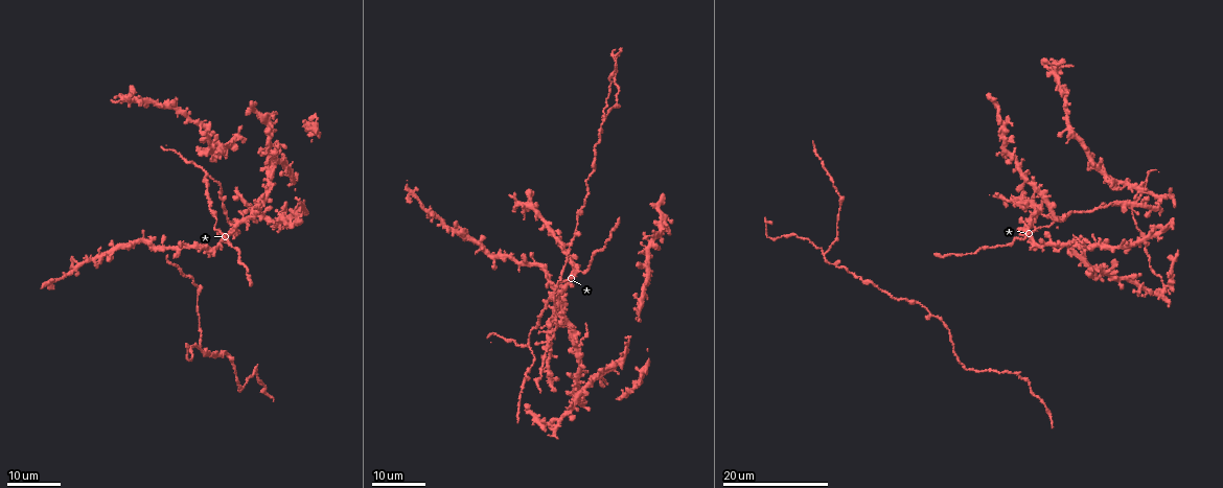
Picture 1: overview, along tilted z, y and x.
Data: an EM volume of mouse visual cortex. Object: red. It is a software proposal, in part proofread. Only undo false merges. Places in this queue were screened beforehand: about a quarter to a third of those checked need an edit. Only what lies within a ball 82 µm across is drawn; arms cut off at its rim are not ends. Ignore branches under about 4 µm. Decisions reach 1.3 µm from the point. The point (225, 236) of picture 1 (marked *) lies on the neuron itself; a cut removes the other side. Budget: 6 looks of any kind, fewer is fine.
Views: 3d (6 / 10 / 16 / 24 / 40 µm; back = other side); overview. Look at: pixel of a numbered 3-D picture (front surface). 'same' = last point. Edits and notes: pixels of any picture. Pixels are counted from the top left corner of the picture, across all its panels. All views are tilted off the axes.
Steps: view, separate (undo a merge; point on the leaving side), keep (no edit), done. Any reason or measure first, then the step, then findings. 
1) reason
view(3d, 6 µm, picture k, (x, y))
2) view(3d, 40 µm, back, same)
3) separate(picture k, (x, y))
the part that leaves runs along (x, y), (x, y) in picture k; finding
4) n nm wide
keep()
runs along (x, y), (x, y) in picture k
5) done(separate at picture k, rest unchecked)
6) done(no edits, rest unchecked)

three arms meet
view(3d, 24 µm, picture 1, (826, 252))

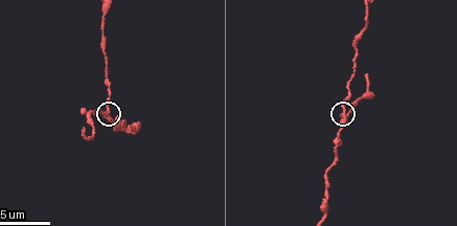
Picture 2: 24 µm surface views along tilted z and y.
closer look
view(3d, 10 µm, picture 2, (109, 119))

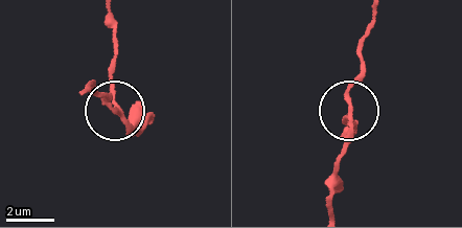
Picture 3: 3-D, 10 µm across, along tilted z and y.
3 arms
separate(picture 3, (111, 84))
the part that leaves runs along (119, 112), (111, 15) in picture 3; a second neuron is stuck on

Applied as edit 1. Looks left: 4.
view(overview)

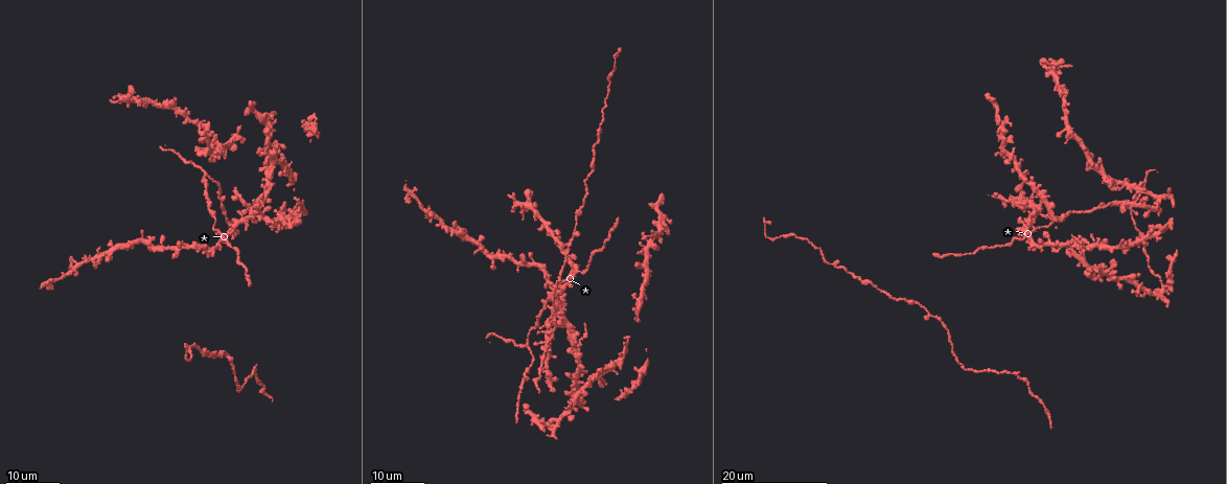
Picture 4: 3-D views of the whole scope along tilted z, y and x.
three-way junction
view(3d, 16 µm, picture 4, (206, 173))

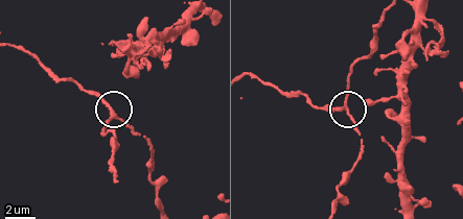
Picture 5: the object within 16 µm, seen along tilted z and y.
closer look
view(3d, 6 µm, picture 5, (113, 113))

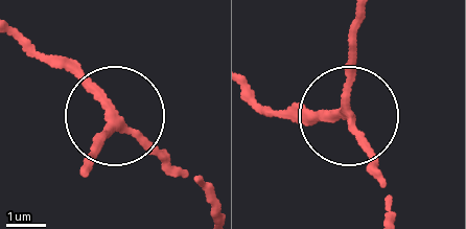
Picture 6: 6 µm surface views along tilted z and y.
side arm 21 µm; 3 arms
keep()
one neuron here

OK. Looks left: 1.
done(separate at picture 3, rest unchecked)

